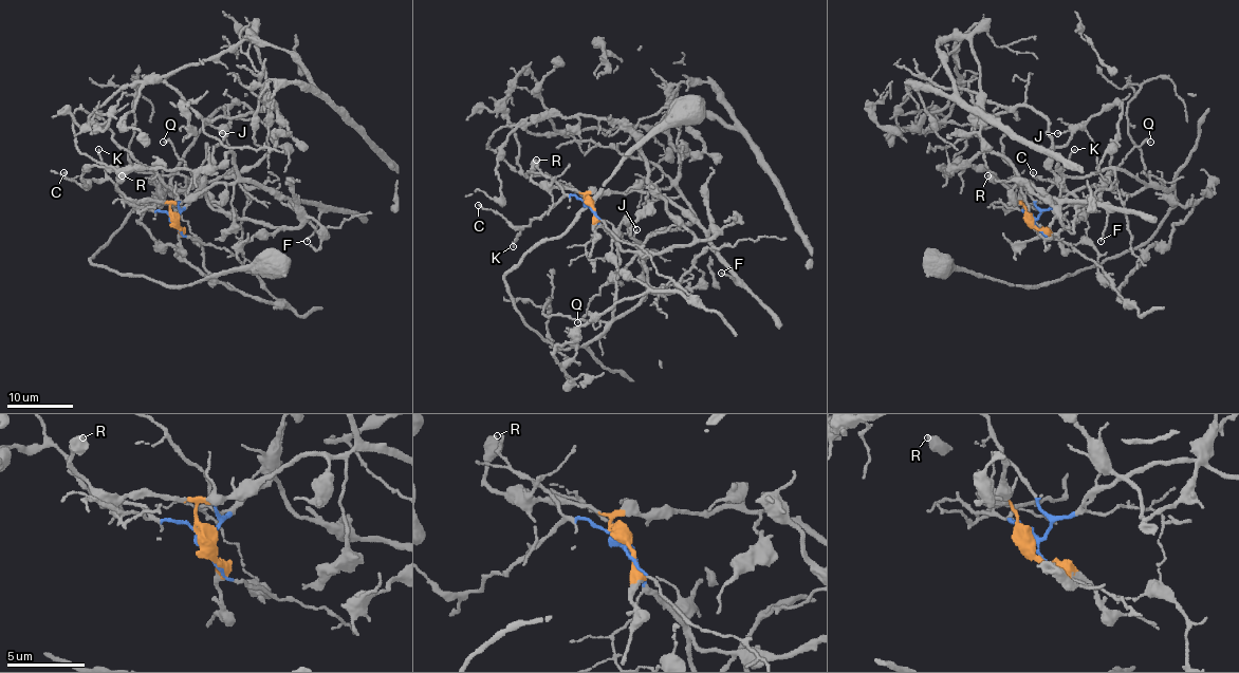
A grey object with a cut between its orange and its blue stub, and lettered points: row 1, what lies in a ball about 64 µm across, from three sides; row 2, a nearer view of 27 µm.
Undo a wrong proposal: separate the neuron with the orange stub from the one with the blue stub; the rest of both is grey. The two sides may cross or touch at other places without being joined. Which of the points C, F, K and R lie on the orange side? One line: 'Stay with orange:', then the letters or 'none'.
Stay with orange: F, R

